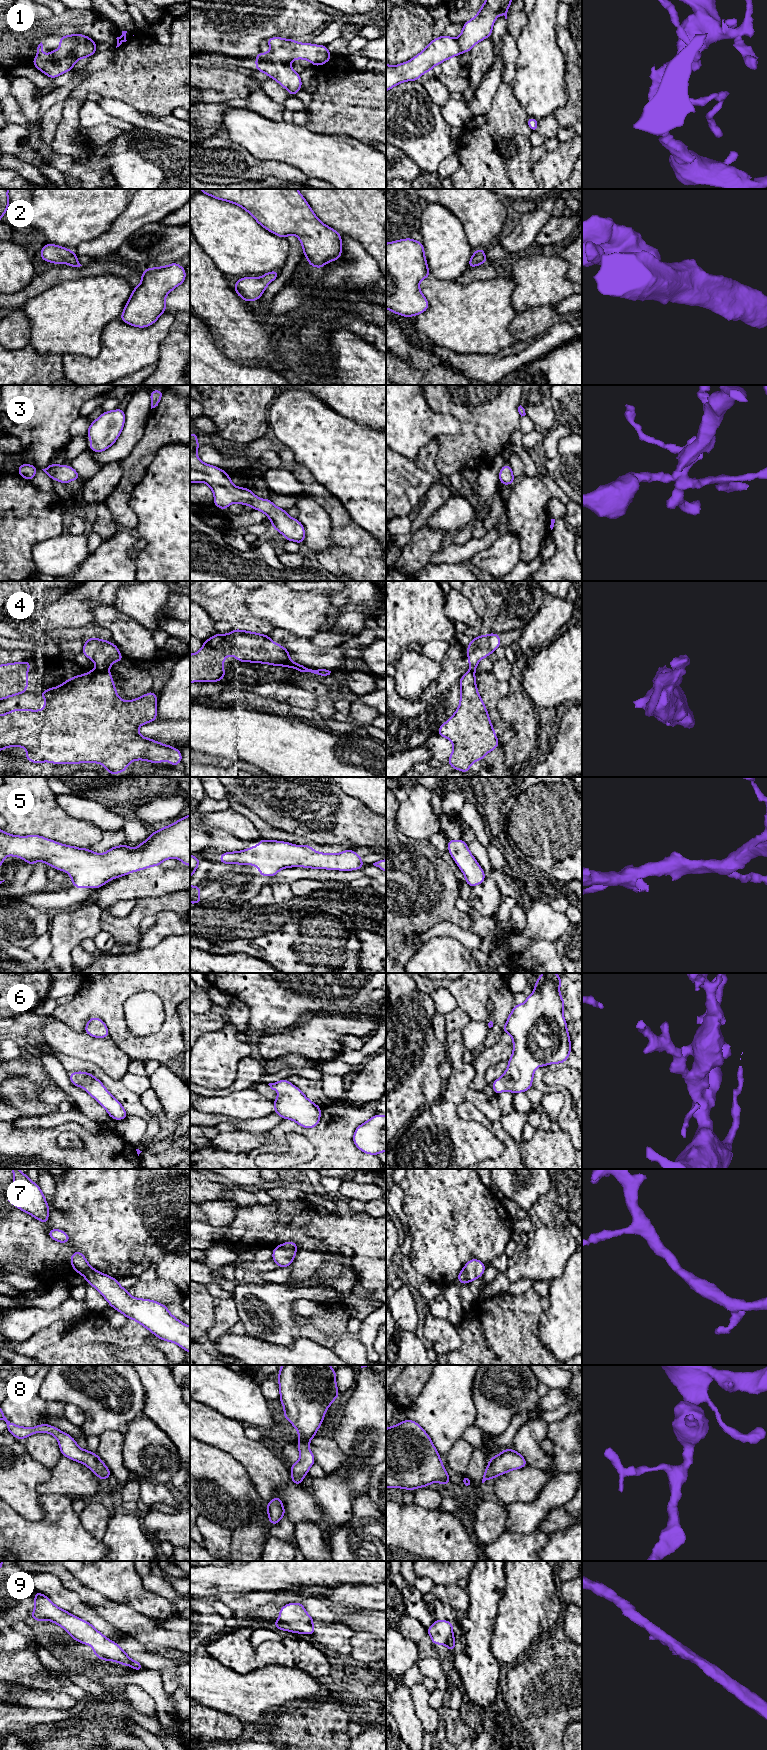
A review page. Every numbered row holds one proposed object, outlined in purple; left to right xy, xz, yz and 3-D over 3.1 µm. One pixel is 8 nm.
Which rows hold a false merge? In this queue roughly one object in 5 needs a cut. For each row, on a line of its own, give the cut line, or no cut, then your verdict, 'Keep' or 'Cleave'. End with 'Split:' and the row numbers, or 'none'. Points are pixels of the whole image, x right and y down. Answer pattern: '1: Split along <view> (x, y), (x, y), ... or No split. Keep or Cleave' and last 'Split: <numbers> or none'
1: No split. Keep
2: No split. Keep
3: No split. Keep
4: Split along xy (97, 669), (107, 672). Cleave
5: No split. Keep
6: No split. Keep
7: No split. Keep
8: No split. Keep
9: No split. Keep
Split: 4

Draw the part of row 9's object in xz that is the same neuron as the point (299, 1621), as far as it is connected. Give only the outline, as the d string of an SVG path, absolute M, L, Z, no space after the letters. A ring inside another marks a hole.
M301 1602L288 1603L280 1608L279 1619L272 1621L278 1631L286 1630L296 1634L315 1634L314 1619L306 1612Z

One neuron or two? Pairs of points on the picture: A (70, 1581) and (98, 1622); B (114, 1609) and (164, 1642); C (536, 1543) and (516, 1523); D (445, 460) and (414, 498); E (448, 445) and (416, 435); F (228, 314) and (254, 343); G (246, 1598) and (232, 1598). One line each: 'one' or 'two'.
A: two
B: one
C: two
D: two
E: two
F: one
G: one

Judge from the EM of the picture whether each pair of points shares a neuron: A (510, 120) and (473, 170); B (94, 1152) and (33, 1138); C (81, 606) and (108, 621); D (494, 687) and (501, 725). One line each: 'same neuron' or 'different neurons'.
A: same neuron
B: same neuron
C: different neurons
D: same neuron

